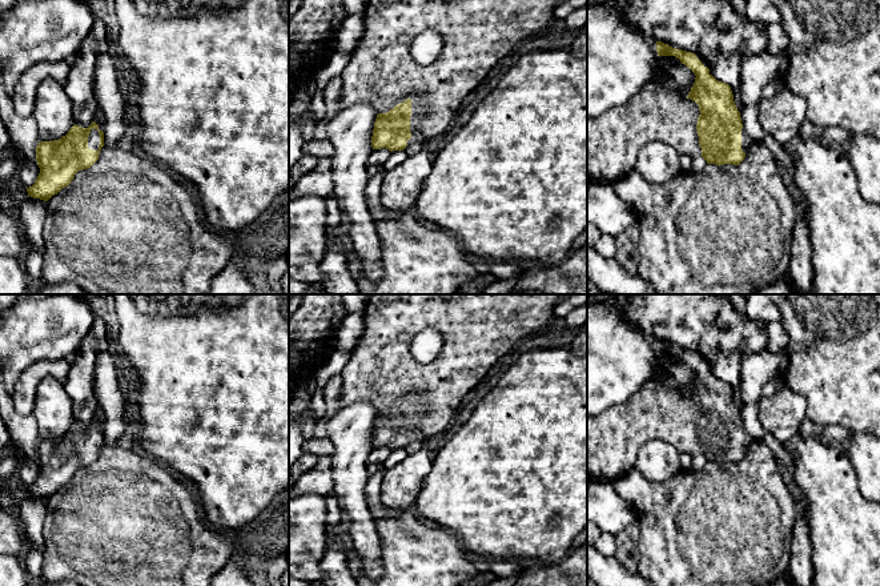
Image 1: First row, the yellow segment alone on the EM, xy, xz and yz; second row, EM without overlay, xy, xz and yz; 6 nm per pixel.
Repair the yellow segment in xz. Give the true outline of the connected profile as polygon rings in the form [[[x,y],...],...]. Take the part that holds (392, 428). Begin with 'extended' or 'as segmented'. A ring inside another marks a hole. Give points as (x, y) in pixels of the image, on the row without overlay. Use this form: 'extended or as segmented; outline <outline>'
extended; outline [[[371,294],[363,310],[363,334],[341,372],[342,406],[369,401],[378,410],[373,447],[403,449],[411,441],[431,440],[450,425],[463,398],[501,358],[525,337],[555,322],[554,310],[563,300],[563,294]],[[425,328],[437,329],[443,338],[439,356],[430,364],[417,362],[410,352],[413,338]]]

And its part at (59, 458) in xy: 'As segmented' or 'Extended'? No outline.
Extended

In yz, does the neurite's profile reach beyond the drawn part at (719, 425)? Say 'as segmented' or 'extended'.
extended

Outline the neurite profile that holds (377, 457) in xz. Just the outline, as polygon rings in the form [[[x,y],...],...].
[[[386,446],[371,449],[367,457],[367,471],[370,475],[377,473],[381,467],[383,467],[383,463],[386,458],[389,457],[390,451],[391,450]]]

